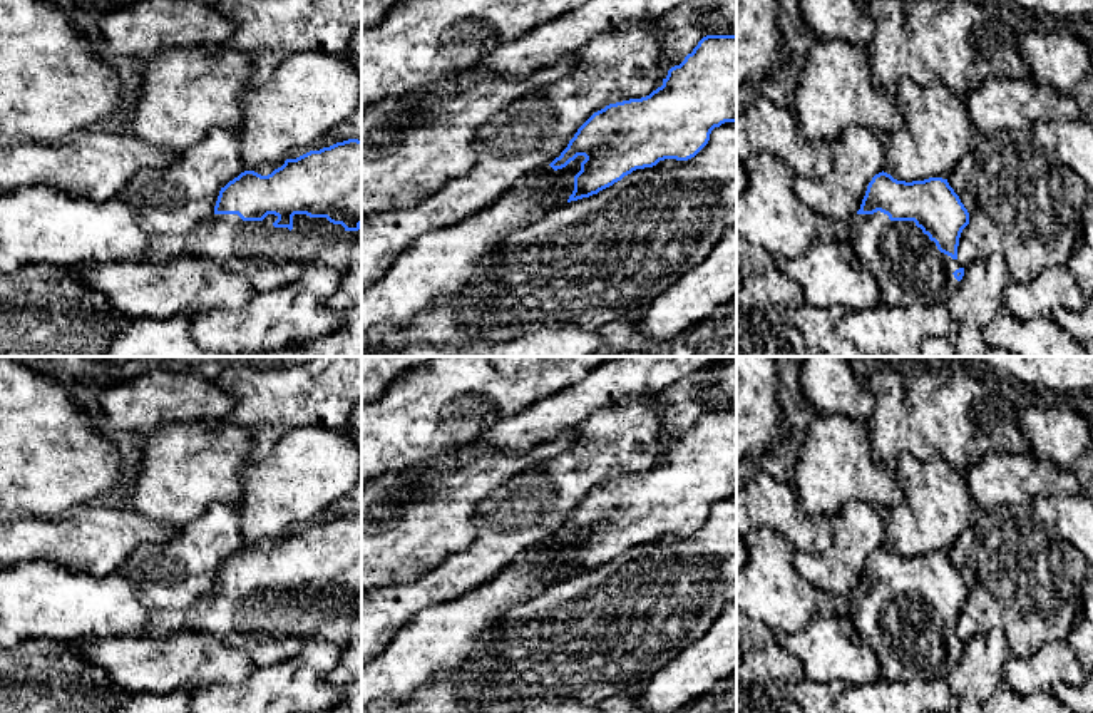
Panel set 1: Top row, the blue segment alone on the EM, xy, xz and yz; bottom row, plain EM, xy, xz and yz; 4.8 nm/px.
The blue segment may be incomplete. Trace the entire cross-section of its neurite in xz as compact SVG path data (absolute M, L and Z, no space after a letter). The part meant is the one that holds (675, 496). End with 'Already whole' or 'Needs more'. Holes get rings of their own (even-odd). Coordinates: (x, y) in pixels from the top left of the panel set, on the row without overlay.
M736 408L703 412L649 470L594 487L549 541L557 546L577 531L586 532L574 551L571 577L598 569L636 544L653 542L665 534L695 532L708 519L711 505L725 497L736 497Z. Already whole

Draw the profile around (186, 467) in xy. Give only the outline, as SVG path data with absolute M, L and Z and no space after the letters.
M221 422L172 423L144 433L141 472L126 495L126 507L149 519L182 527L213 504L236 505L243 497L239 469L251 457L253 430Z

